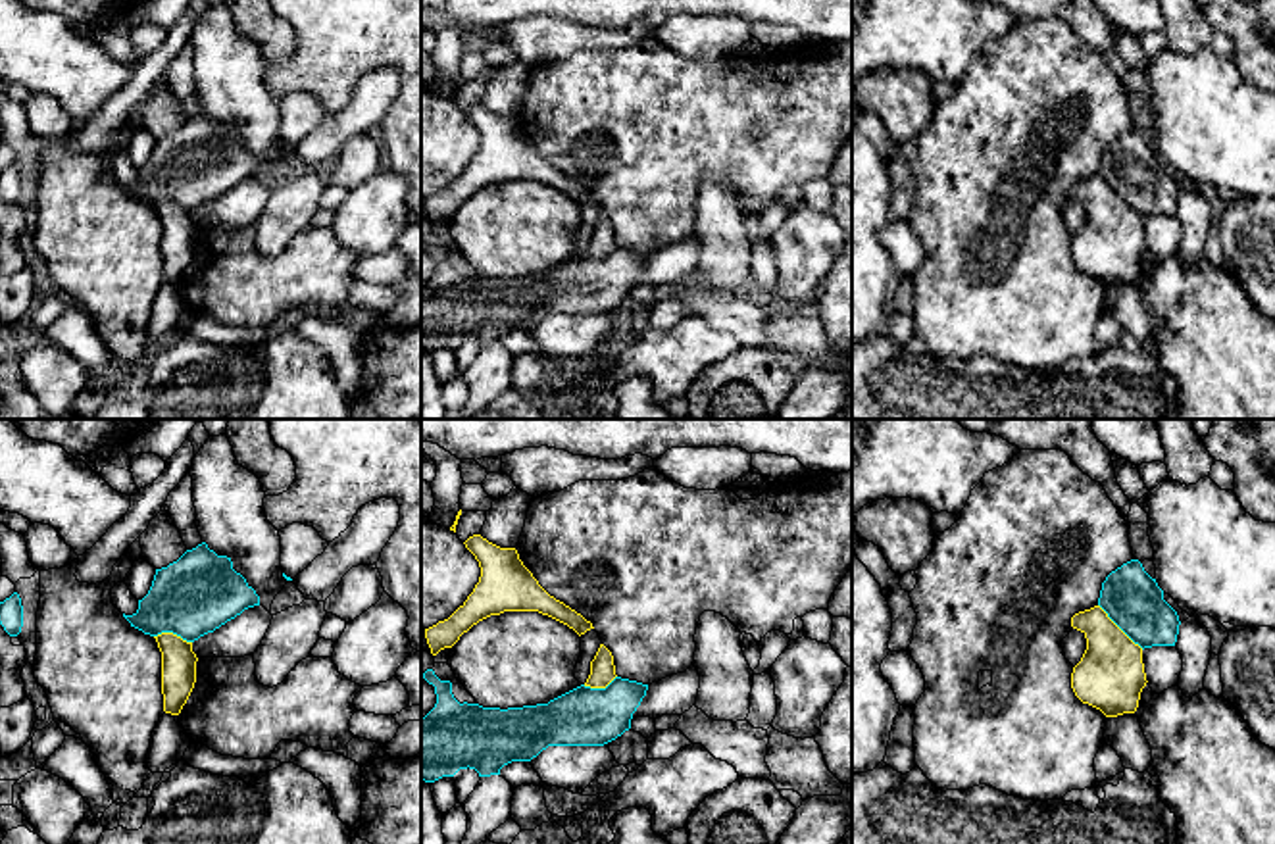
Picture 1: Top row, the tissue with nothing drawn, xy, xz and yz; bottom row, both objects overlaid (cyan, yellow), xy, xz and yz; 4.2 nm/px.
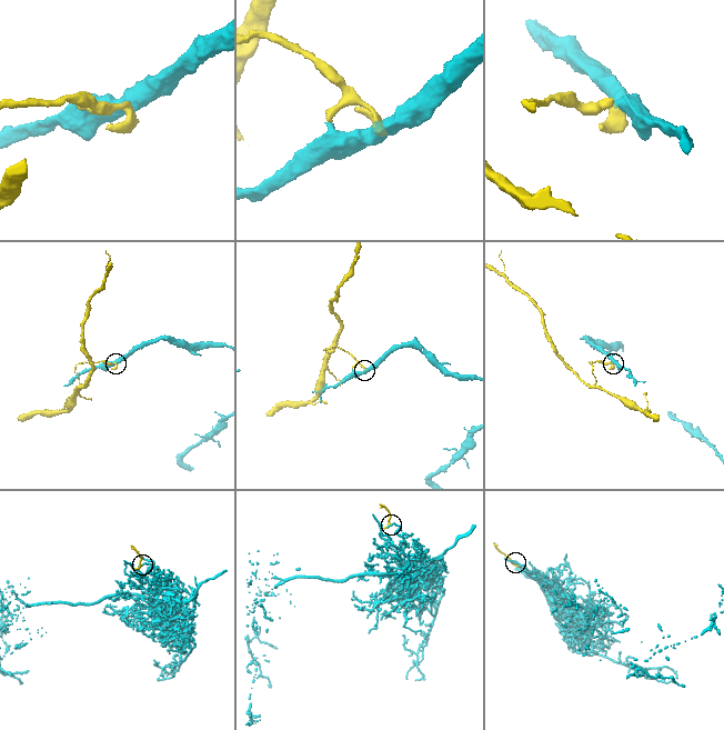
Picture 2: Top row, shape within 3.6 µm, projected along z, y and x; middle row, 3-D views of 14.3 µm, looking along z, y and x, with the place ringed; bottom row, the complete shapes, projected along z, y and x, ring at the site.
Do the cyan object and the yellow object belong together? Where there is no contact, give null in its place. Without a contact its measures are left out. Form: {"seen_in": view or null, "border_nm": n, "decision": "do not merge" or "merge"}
{"seen_in": "yz", "border_nm": 260, "decision": "merge"}

